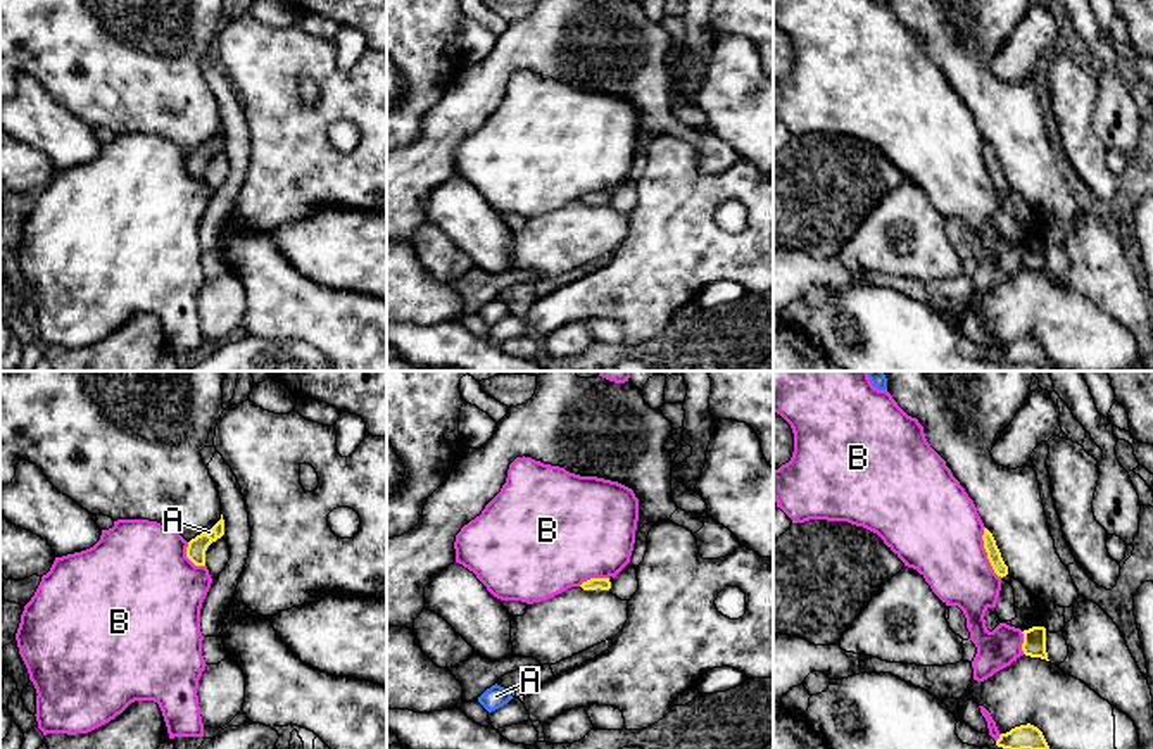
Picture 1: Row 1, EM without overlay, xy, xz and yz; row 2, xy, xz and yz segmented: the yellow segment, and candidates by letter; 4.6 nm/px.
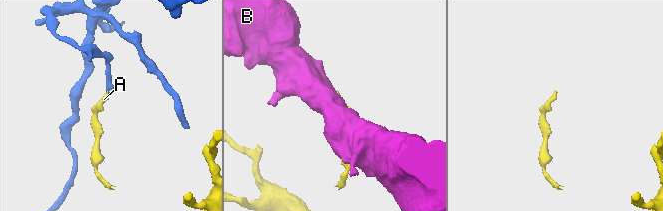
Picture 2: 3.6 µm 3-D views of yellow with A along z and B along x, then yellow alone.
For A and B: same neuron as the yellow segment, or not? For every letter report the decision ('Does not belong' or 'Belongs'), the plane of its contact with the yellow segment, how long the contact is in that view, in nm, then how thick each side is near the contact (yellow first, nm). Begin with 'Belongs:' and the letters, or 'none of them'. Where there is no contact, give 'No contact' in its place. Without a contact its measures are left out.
Belongs: none of them
A: Does not belong. Touches yellow in xy. Shared border 50 nm. Thickness 90 nm (yellow) against 20 nm
B: Does not belong. Touches yellow in yz. Shared border 260 nm. Thickness 70 nm (yellow) against 400 nm

